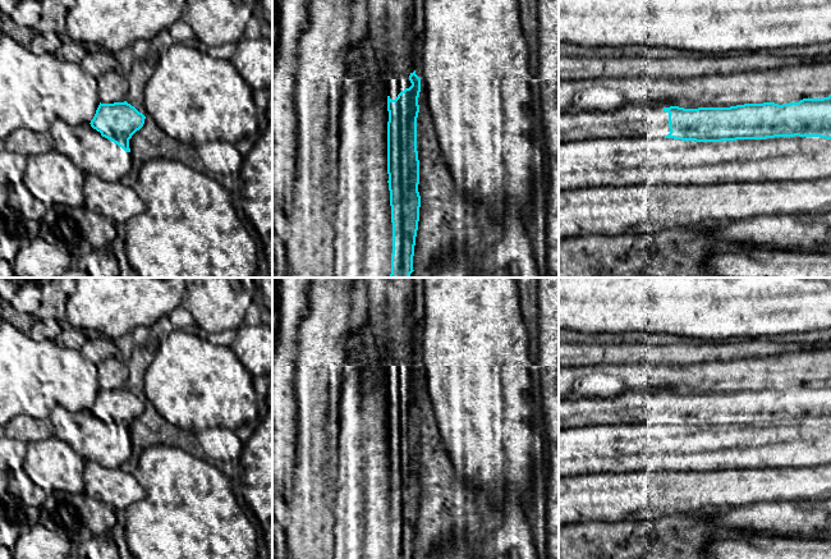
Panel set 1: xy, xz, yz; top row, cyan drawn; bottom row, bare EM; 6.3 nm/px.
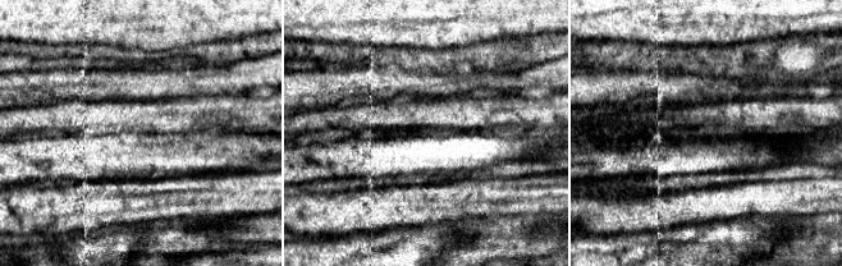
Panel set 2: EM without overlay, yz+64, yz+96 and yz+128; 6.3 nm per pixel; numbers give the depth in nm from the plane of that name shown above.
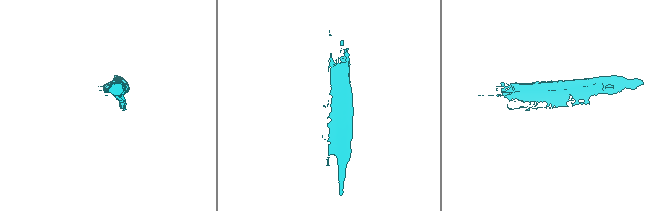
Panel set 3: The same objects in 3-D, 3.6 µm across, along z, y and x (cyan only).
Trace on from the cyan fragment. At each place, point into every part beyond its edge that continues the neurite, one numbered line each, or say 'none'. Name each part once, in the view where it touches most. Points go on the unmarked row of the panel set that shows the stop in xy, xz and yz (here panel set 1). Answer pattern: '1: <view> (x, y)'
1: xz (390, 298)

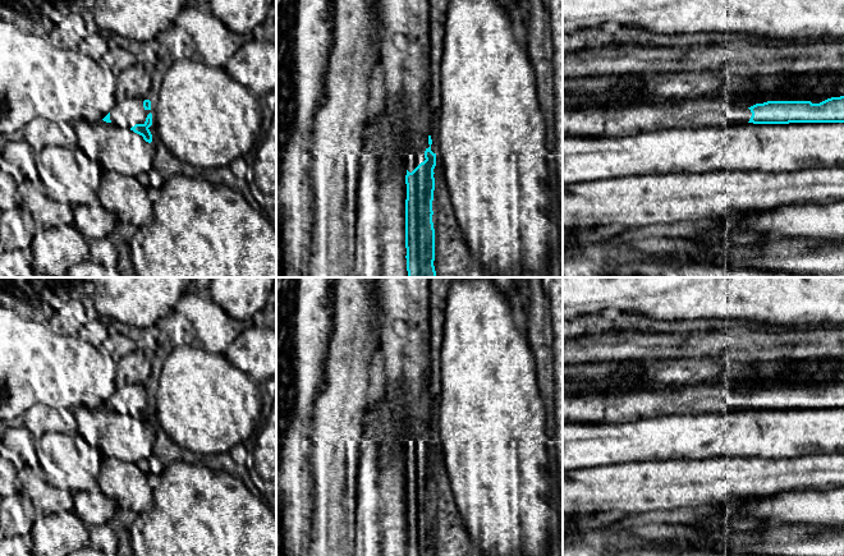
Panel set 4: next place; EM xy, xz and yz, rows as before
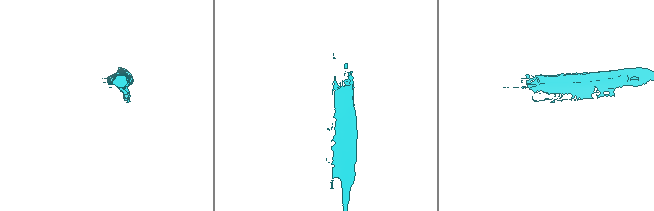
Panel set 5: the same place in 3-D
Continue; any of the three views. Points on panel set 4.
1: xz (404, 347)

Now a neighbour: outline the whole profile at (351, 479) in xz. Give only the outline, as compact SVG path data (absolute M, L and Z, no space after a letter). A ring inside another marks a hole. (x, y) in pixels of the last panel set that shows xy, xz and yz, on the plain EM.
M358 451L349 459L348 477L347 477L347 496L348 496L348 502L349 502L347 516L349 519L350 529L352 529L352 519L353 519L353 509L354 509L354 493L356 493L354 463L356 463L357 455L358 455Z

